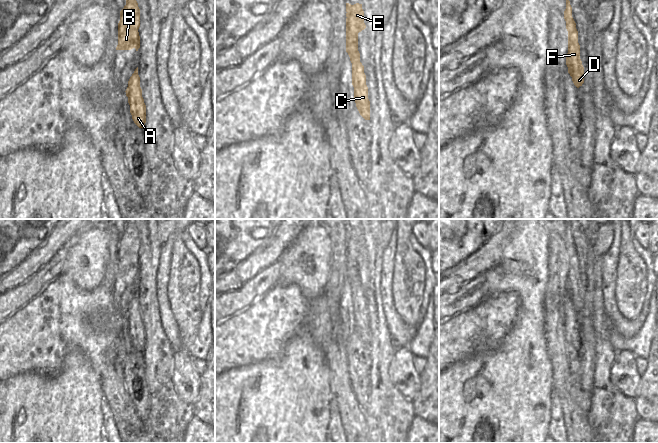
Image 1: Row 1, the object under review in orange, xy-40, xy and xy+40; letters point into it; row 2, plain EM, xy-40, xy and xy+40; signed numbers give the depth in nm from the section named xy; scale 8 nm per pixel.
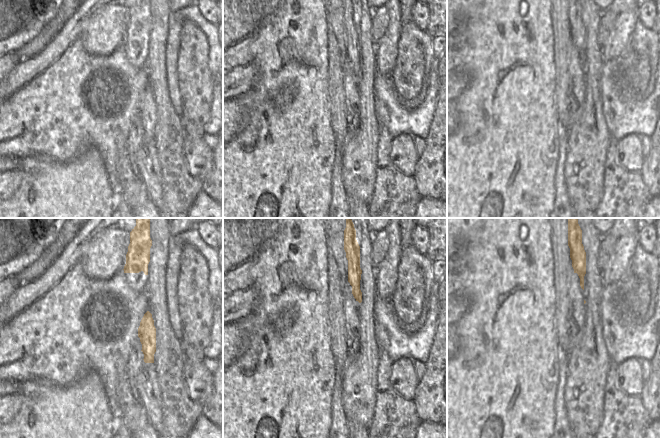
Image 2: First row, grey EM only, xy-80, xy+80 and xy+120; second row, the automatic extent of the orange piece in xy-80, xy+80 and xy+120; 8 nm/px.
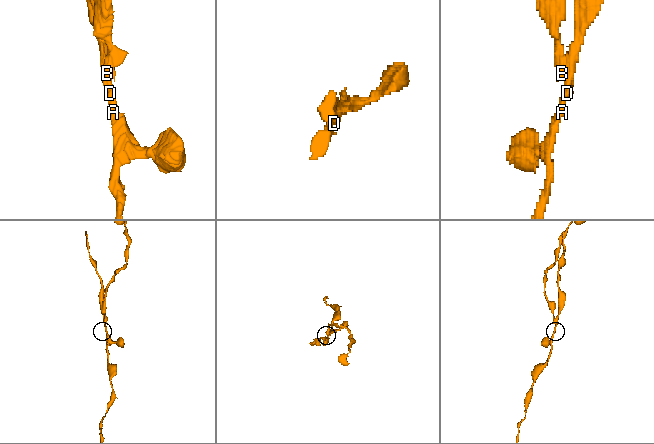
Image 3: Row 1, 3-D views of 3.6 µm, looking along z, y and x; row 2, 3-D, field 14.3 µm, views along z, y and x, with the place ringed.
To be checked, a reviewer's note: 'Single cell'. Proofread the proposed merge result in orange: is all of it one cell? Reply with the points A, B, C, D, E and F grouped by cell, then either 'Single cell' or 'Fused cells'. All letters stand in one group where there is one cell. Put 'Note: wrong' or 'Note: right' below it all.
Groups: A C D F / B E. Fused cells.
Note: wrong

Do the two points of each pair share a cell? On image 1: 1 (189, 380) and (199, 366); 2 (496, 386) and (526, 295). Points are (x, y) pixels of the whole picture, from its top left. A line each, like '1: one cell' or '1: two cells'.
1: two cells
2: one cell

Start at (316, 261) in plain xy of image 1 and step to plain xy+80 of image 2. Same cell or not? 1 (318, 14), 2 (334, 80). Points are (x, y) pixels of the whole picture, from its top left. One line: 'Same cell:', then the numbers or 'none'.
Same cell: 1

